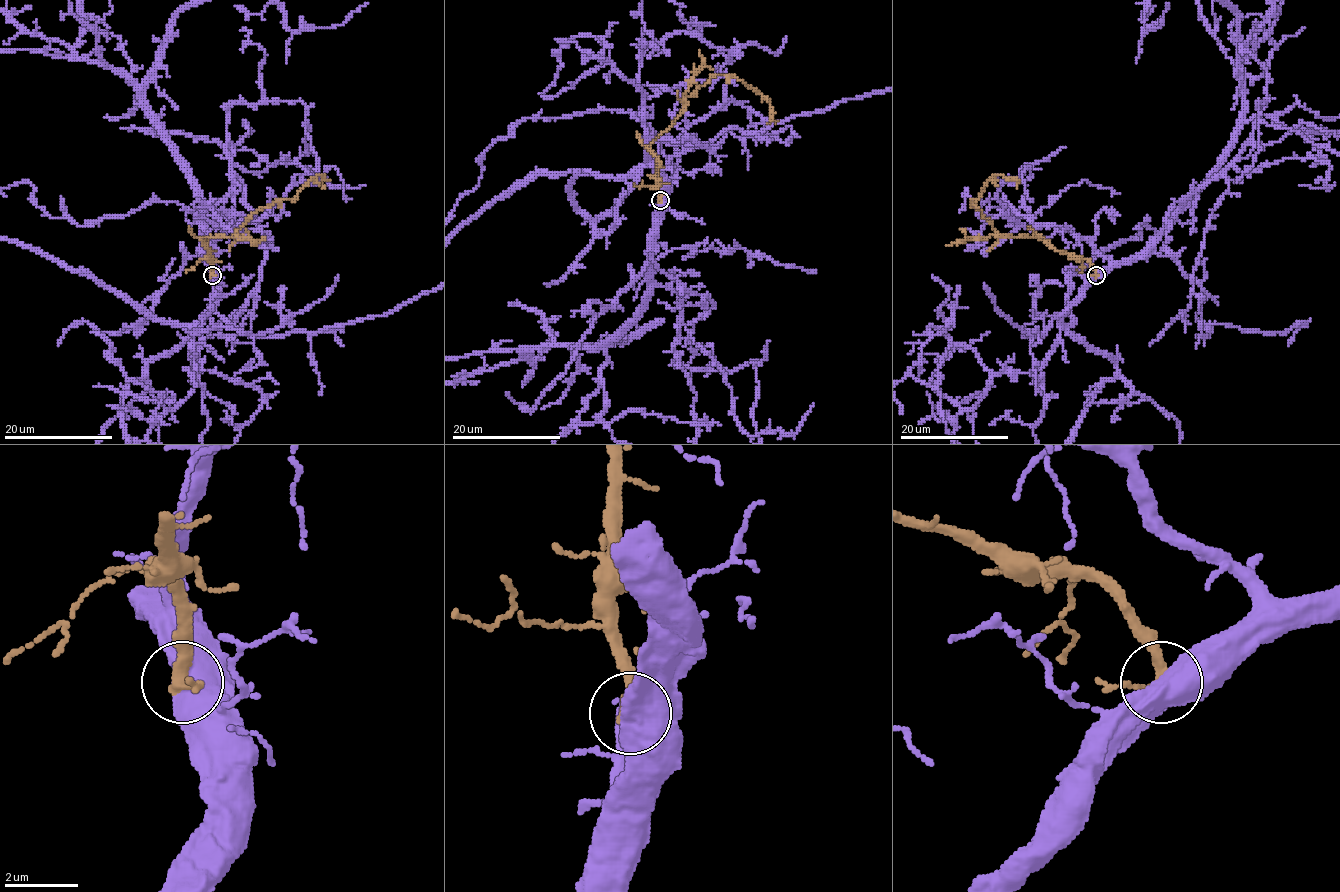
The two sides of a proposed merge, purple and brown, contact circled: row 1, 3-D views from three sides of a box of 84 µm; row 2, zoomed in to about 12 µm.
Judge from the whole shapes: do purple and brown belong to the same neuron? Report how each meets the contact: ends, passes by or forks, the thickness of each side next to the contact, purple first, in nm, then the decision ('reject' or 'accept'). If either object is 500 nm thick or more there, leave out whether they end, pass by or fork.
950/280 nm | reject

